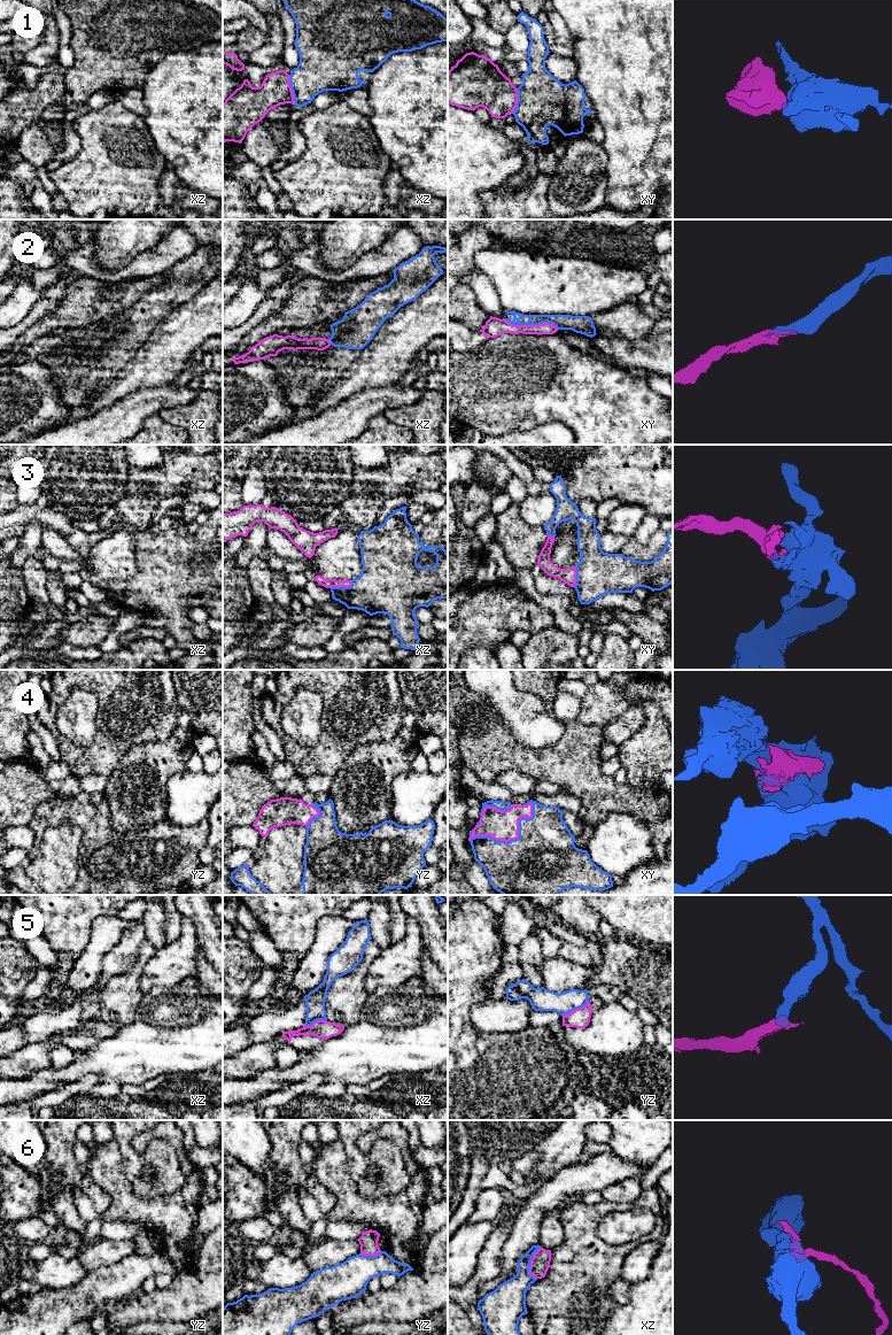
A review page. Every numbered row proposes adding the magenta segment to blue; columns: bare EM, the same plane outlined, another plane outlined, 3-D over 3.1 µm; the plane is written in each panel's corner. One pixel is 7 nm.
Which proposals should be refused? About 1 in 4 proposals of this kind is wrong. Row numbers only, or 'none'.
1, 2, 5, 6

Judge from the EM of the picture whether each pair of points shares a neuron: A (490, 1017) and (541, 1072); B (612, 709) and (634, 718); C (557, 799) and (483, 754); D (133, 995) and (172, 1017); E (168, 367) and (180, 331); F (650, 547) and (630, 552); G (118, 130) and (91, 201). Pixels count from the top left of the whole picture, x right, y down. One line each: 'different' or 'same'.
A: different
B: different
C: different
D: different
E: same
F: same
G: same

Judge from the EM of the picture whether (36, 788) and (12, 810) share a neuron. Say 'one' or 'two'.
one

